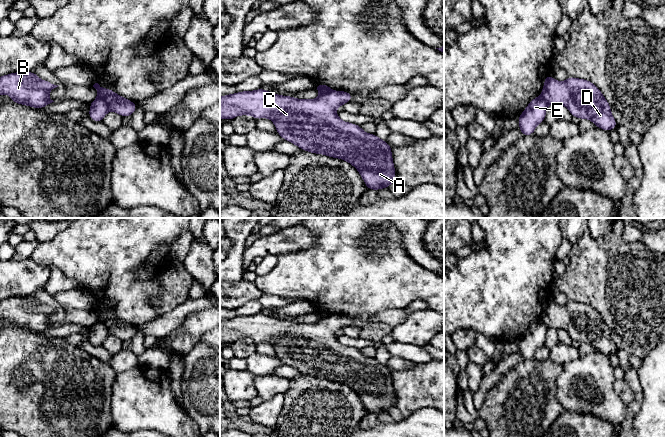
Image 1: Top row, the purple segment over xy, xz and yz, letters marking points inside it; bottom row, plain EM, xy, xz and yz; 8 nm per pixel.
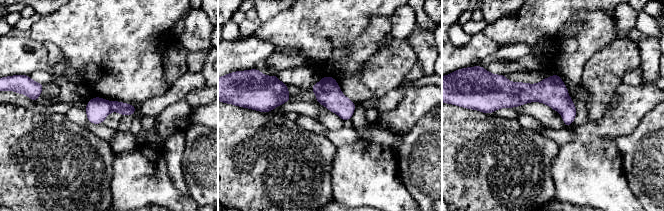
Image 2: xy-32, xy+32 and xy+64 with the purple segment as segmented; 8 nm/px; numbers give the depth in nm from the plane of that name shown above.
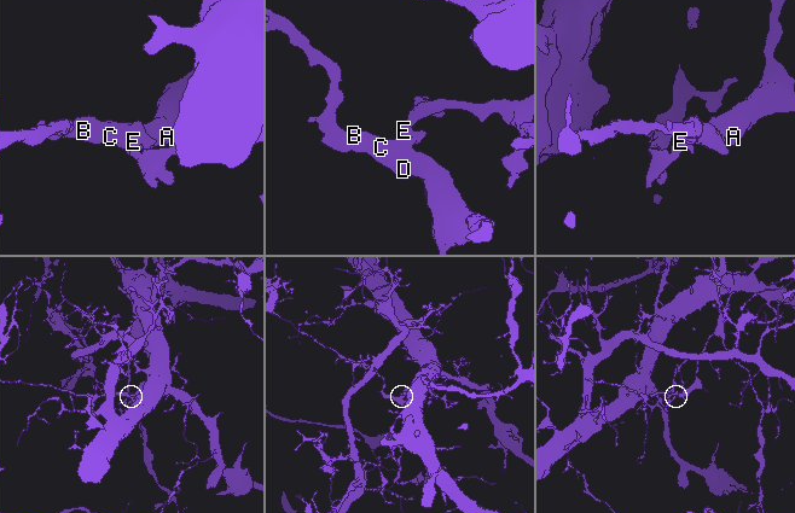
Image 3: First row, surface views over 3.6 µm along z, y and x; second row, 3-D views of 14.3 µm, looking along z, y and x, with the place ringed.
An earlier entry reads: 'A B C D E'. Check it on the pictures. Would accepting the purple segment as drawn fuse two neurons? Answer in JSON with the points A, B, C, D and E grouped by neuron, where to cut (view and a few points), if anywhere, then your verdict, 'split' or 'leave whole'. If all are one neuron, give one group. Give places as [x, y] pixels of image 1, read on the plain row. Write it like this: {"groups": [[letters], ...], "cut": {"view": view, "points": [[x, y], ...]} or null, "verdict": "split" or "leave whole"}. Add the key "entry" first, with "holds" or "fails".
{"entry": "fails", "groups": [["A", "B", "C", "D"], ["E"]], "cut": {"view": "xy", "points": [[97, 321], [101, 322], [111, 333]]}, "verdict": "split"}

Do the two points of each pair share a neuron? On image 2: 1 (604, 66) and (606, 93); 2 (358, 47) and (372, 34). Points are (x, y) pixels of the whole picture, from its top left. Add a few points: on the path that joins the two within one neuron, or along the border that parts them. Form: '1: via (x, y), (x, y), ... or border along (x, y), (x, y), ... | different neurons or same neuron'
1: via (604, 73), (604, 86) | same neuron
2: via (361, 45), (369, 37) | same neuron

